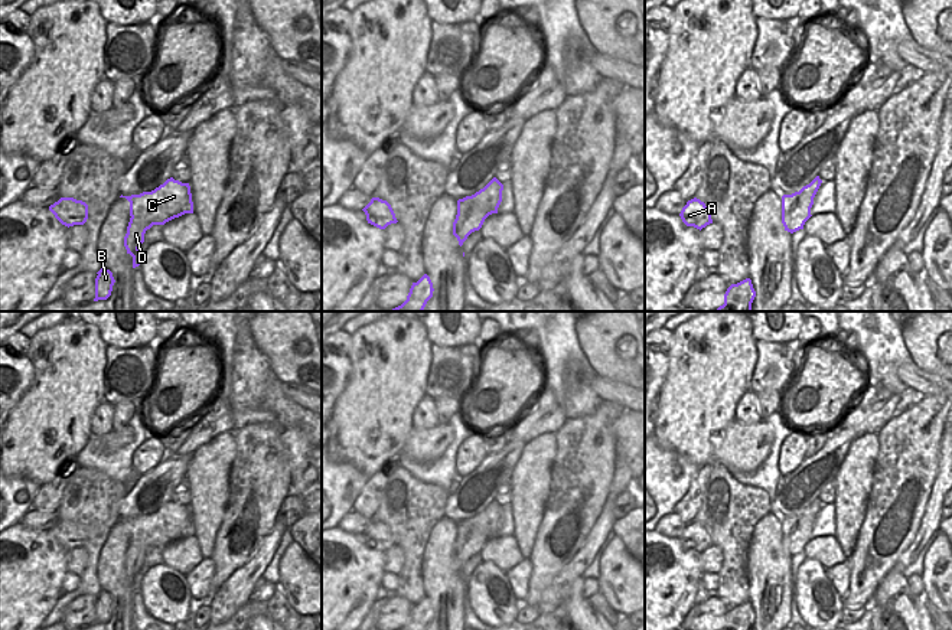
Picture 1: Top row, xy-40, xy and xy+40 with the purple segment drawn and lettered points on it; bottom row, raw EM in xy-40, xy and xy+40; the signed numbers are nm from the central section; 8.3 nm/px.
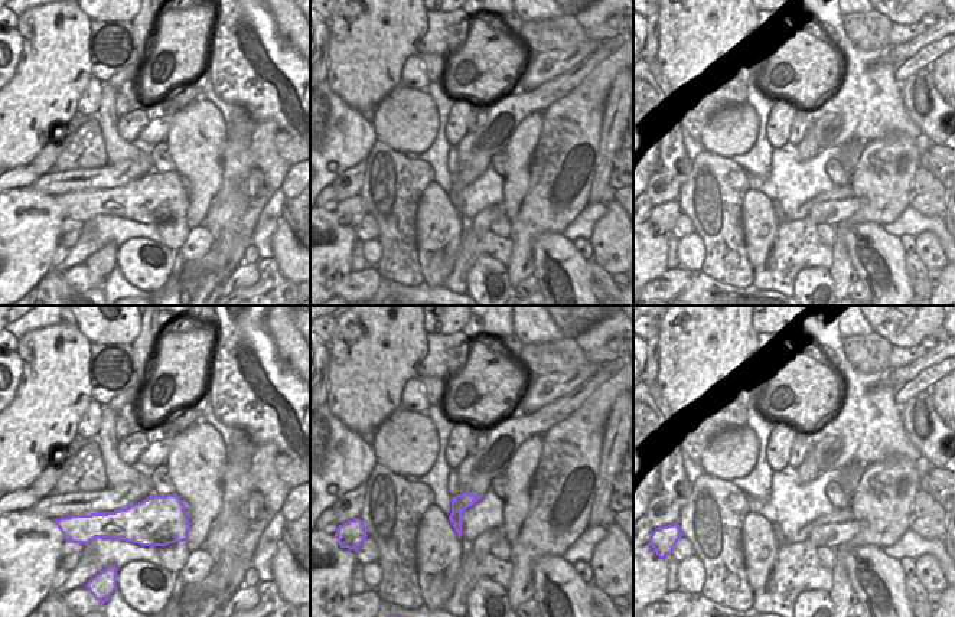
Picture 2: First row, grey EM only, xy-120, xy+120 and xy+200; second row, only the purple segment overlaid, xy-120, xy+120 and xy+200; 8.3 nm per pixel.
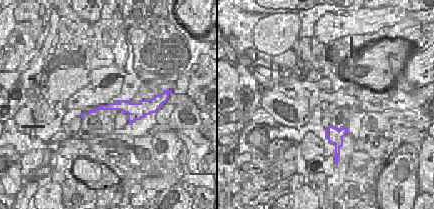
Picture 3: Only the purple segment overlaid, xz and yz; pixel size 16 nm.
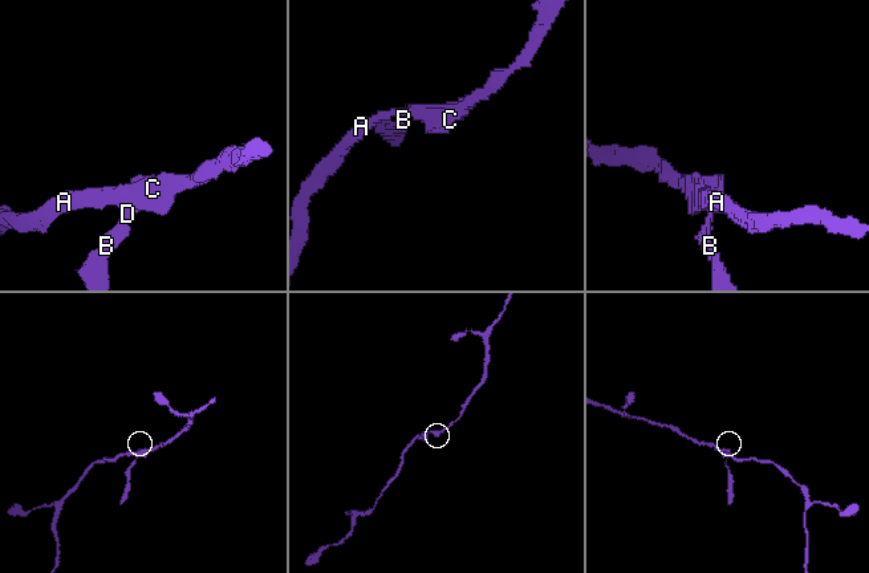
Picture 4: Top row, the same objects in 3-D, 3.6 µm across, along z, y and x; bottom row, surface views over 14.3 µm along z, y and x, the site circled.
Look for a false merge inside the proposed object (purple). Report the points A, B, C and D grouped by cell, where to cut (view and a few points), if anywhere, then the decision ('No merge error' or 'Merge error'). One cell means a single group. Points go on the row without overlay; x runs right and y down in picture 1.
Groups: A C / B D. Split along xy (462, 522), (481, 529), (488, 538). Merge error

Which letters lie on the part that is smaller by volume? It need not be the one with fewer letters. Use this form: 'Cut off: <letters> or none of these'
Cut off: B, D

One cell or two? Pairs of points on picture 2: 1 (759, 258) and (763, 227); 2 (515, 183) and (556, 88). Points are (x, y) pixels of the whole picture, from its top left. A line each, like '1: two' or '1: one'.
1: one
2: two

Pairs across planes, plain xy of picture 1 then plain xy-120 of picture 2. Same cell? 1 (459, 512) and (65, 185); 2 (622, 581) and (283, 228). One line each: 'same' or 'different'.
1: same
2: same

